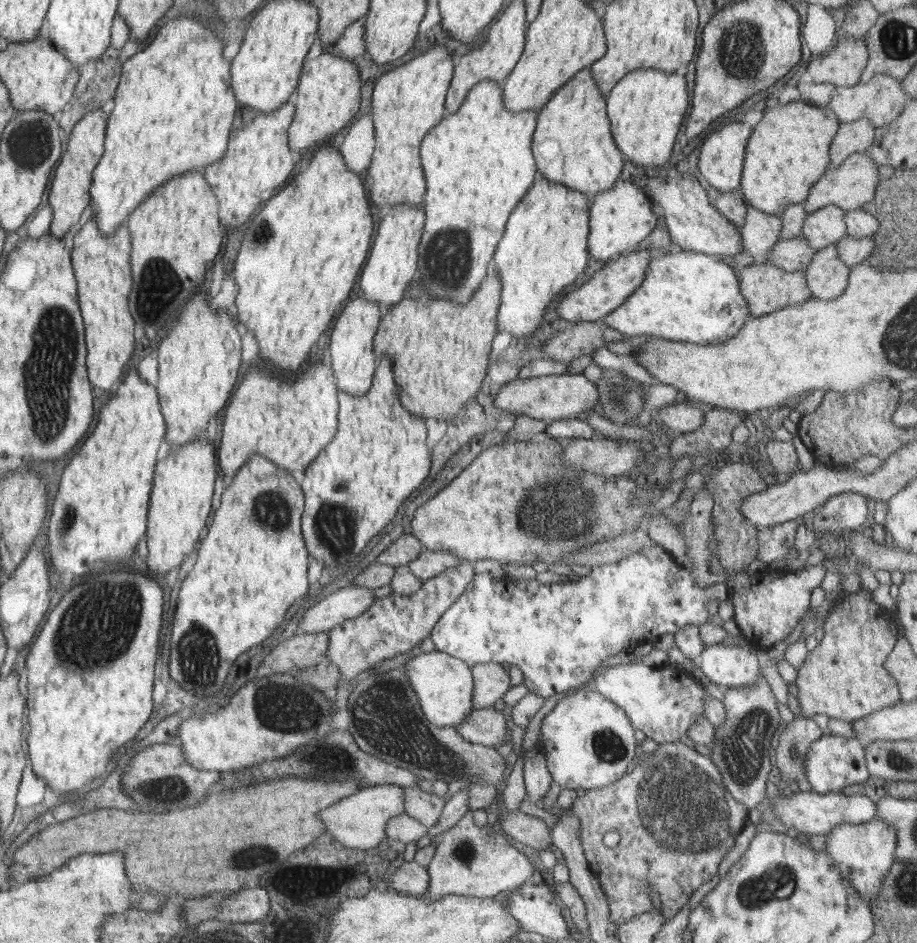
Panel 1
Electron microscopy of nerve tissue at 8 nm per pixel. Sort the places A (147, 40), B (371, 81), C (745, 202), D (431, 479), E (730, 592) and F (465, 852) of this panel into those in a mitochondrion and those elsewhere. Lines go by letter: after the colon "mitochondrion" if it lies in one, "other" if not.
A: other
B: other
C: other
D: other
E: other
F: mitochondrion

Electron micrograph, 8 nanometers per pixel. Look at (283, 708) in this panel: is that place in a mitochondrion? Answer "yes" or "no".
yes

